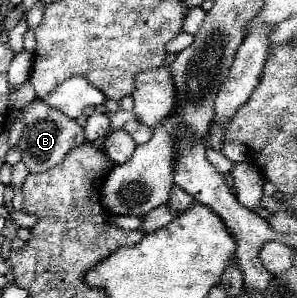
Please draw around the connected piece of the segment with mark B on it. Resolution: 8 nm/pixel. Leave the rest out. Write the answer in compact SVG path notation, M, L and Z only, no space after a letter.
M36 99L24 107L24 129L18 141L18 149L30 173L42 173L46 169L52 169L54 165L64 161L66 153L70 153L72 149L84 143L86 143L86 135L84 129L76 123L76 119L66 117L62 111L46 105L42 99Z

